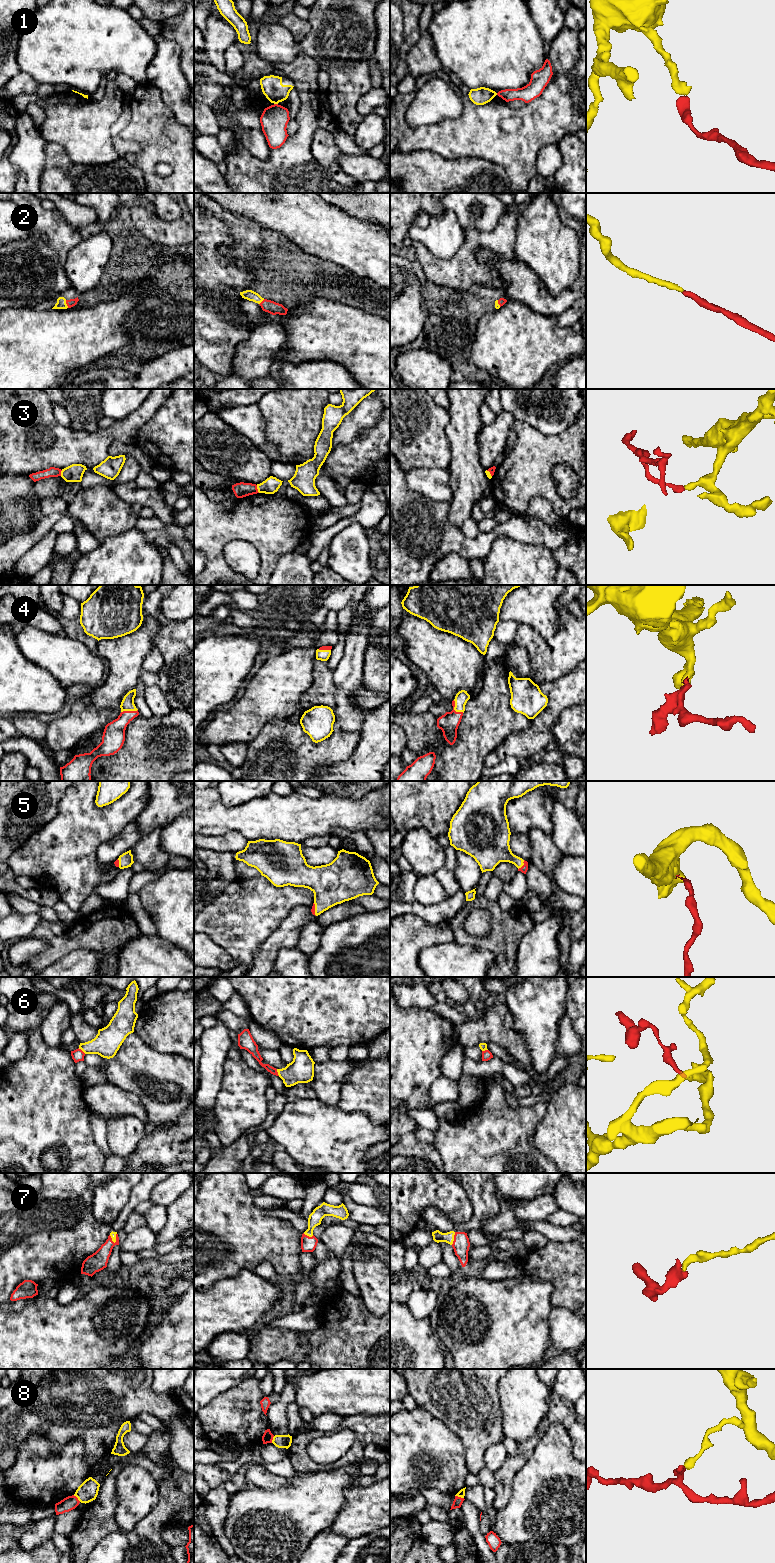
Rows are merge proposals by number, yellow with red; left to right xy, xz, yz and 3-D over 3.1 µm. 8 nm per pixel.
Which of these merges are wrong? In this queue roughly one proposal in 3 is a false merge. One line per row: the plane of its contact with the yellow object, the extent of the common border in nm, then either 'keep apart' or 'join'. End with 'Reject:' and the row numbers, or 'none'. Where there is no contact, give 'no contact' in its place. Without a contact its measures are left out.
1: xz | 30 nm | keep apart
2: xy | 70 nm | join
3: xz | 70 nm | keep apart
4: yz | 130 nm | join
5: yz | 90 nm | join
6: xy | 80 nm | keep apart
7: yz | 110 nm | join
8: yz | 80 nm | keep apart
Reject: 1, 3, 6, 8

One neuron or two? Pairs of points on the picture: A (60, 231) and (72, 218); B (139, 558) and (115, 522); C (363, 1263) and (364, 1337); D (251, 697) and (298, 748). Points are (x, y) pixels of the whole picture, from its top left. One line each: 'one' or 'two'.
A: two
B: two
C: two
D: two

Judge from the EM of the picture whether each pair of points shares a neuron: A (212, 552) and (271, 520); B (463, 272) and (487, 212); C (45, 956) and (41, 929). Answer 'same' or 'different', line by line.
A: same
B: different
C: same

